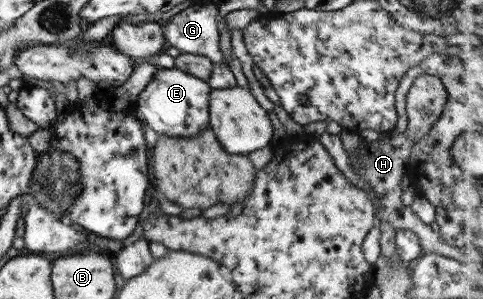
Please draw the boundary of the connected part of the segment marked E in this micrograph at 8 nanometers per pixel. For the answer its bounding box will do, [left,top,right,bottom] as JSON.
[132,67,210,138]

